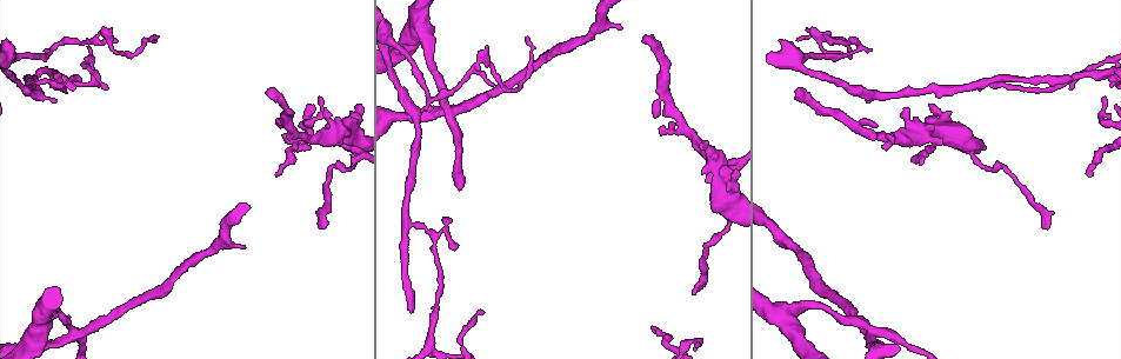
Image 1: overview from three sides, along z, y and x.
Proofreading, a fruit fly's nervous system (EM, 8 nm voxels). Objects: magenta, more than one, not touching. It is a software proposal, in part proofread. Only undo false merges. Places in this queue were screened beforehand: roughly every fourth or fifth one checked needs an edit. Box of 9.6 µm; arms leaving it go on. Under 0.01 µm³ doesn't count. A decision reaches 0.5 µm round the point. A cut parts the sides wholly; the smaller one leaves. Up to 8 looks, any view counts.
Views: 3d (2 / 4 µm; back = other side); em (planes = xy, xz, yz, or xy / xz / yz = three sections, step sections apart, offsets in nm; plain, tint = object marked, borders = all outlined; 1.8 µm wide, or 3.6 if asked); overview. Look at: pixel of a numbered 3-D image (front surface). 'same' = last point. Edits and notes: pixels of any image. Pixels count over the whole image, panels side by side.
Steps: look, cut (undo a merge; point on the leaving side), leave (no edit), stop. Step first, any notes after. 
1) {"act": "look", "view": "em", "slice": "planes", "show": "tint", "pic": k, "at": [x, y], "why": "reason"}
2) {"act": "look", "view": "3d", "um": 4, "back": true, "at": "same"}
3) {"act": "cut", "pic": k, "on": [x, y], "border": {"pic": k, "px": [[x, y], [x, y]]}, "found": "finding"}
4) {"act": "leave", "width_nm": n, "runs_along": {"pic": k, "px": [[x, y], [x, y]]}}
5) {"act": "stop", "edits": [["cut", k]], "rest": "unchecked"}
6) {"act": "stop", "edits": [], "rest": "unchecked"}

{"act": "look", "view": "em", "slice": "planes", "show": "tint", "pic": 1, "at": [786, 317], "why": "sharp bend"}

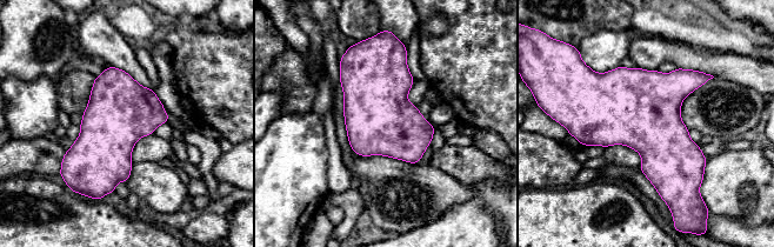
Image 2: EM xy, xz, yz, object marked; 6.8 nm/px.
{"act": "leave", "found": "all the same neuron"}

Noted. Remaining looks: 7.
{"act": "look", "view": "3d", "um": 2, "pic": 1, "at": [872, 335], "why": "four-way junction"}

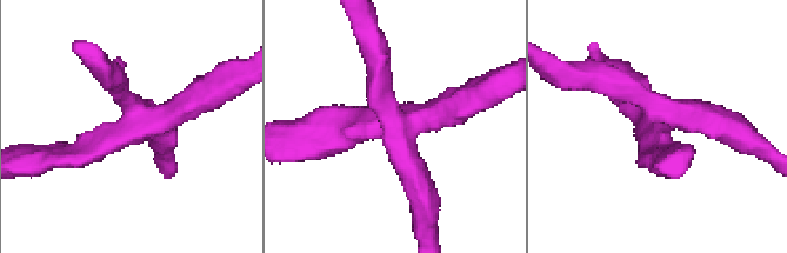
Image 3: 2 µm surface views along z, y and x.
{"act": "look", "view": "em", "slice": "planes", "show": "borders", "pic": 3, "at": [402, 124], "arms": 4}

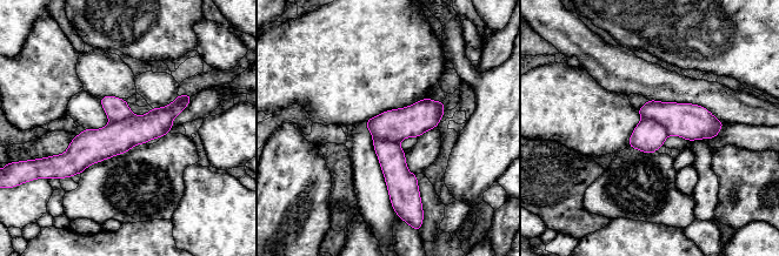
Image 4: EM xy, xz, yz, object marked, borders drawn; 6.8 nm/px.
{"act": "cut", "pic": 4, "on": [648, 135], "width_nm": 240, "border": {"pic": 4, "px": [[641, 116], [654, 119], [668, 134]]}, "found": "two neurons meet here"}

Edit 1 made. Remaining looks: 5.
{"act": "look", "view": "overview"}

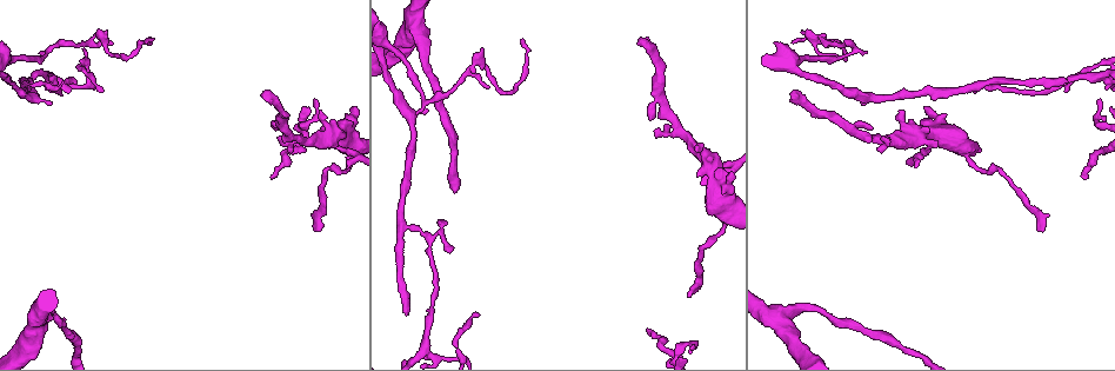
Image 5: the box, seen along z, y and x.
{"act": "look", "view": "3d", "um": 4, "back": true, "pic": 5, "at": [424, 349], "why": "sharp bend"}

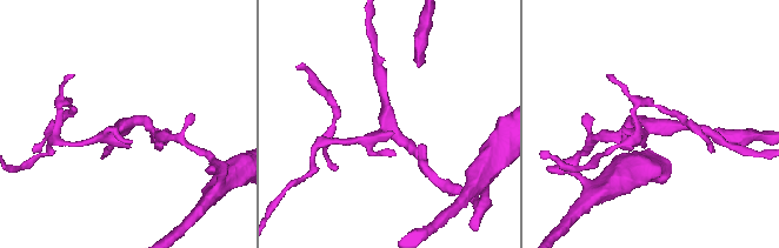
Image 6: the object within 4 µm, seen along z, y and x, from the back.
{"act": "look", "view": "em", "um": 3.6, "slice": "planes", "show": "borders", "pic": 6, "at": [650, 127], "why": "need the tissue"}

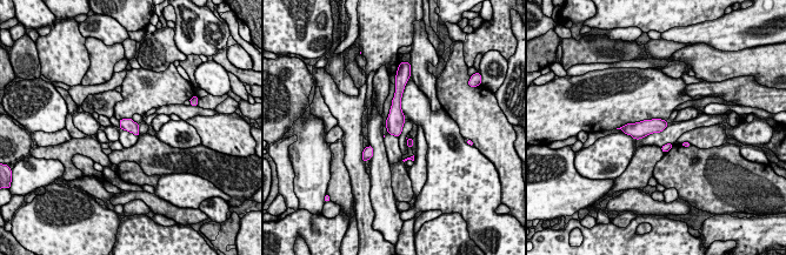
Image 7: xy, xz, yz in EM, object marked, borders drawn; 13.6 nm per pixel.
{"act": "leave", "width_nm": 180, "found": "one neuron here"}

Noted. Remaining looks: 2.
{"act": "stop", "edits": [["cut", 4]], "rest": "unchecked"}

